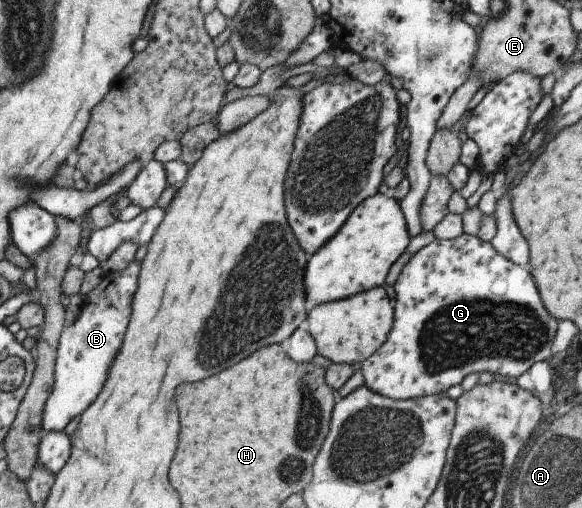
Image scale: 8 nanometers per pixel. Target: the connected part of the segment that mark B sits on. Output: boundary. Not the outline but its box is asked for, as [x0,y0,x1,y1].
[40,260,140,432]

